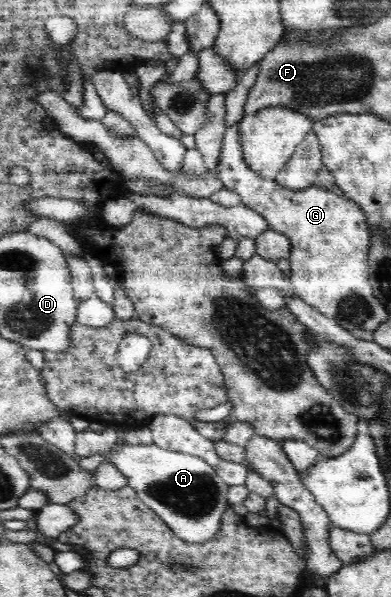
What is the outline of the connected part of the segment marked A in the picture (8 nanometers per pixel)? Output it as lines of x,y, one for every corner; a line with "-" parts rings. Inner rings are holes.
155,444
117,446
106,462
113,463
137,496
187,544
204,544
221,529
222,517
231,506
229,485
206,460
187,453
161,449

